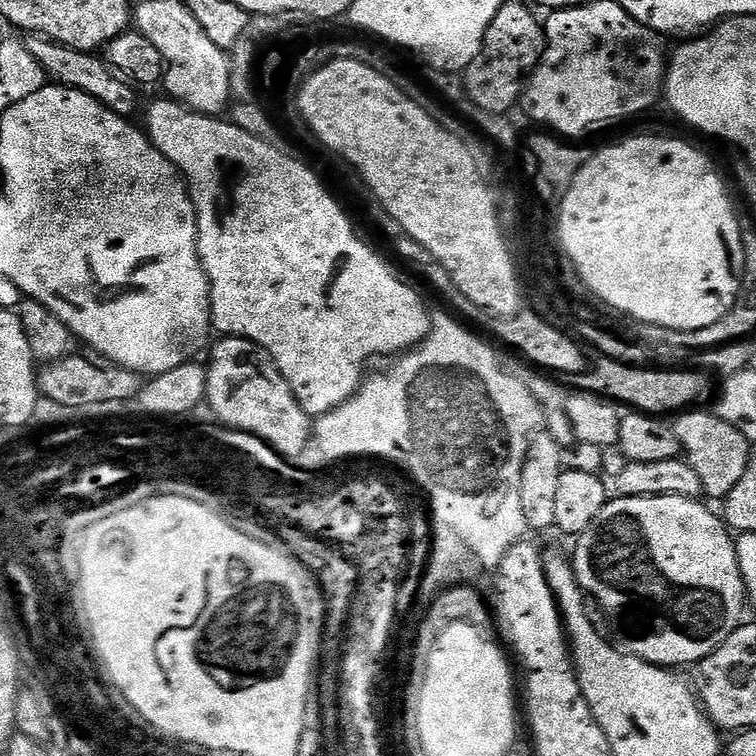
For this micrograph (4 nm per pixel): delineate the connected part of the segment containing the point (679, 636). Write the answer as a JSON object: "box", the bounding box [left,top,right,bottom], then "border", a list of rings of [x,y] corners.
{"box":[571,496,746,670],"border":[[[620,496],[609,499],[604,505],[602,514],[590,522],[590,526],[575,541],[576,553],[571,553],[572,568],[576,572],[576,581],[584,589],[589,597],[596,599],[596,604],[608,615],[612,628],[616,631],[619,647],[627,655],[637,656],[639,660],[645,660],[647,664],[663,666],[669,670],[679,669],[679,664],[696,665],[699,660],[706,658],[736,628],[739,628],[745,619],[746,593],[744,591],[744,579],[740,573],[740,563],[736,557],[734,536],[726,527],[725,521],[719,515],[716,516],[700,500],[691,500],[689,496]]]}

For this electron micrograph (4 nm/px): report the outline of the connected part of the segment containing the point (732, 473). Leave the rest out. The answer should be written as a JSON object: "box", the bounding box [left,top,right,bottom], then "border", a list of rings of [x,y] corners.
{"box":[674,410,750,502],"border":[[[688,410],[677,415],[674,420],[676,437],[680,443],[683,459],[698,474],[698,482],[702,482],[704,496],[713,496],[717,502],[723,501],[738,486],[742,474],[746,474],[746,466],[750,455],[750,441],[730,422],[722,422],[712,410]]]}

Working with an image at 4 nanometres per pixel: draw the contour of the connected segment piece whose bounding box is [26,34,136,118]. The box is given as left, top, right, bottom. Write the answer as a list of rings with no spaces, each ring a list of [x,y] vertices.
[[[39,34],[29,35],[26,43],[30,54],[34,54],[34,58],[38,58],[38,62],[44,67],[49,81],[61,84],[64,88],[73,88],[82,94],[90,94],[98,102],[102,102],[102,106],[120,113],[125,118],[133,115],[131,112],[136,104],[136,92],[132,88],[135,87],[127,79],[117,75],[101,57],[100,61],[99,55],[67,48],[65,44],[59,44]]]

